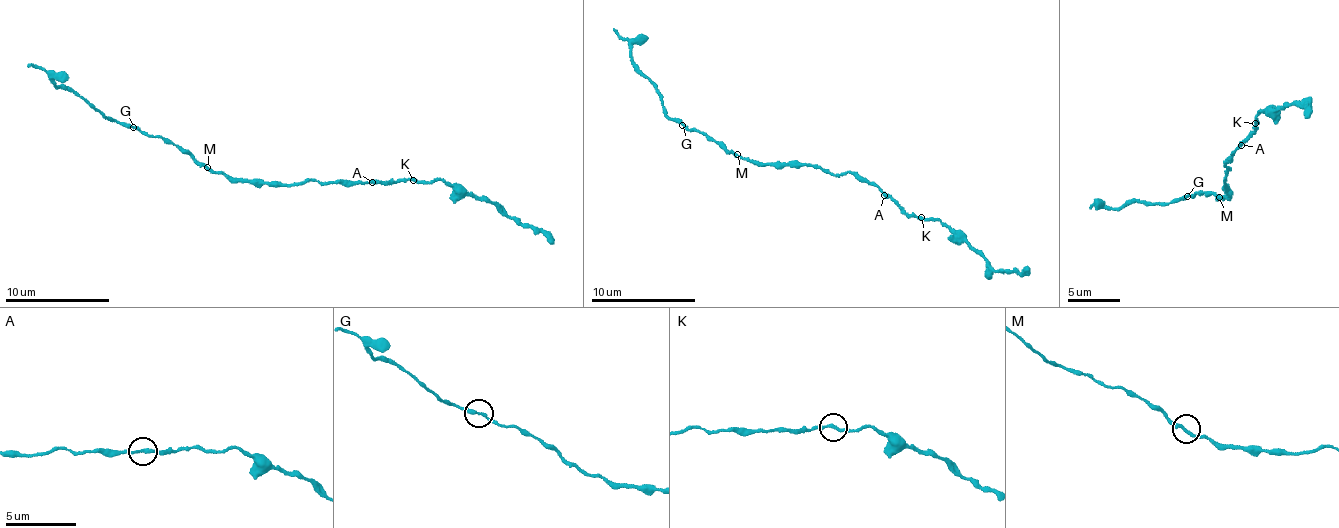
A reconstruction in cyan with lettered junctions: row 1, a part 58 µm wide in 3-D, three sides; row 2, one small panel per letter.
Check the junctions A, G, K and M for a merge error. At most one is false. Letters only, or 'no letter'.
no letter

